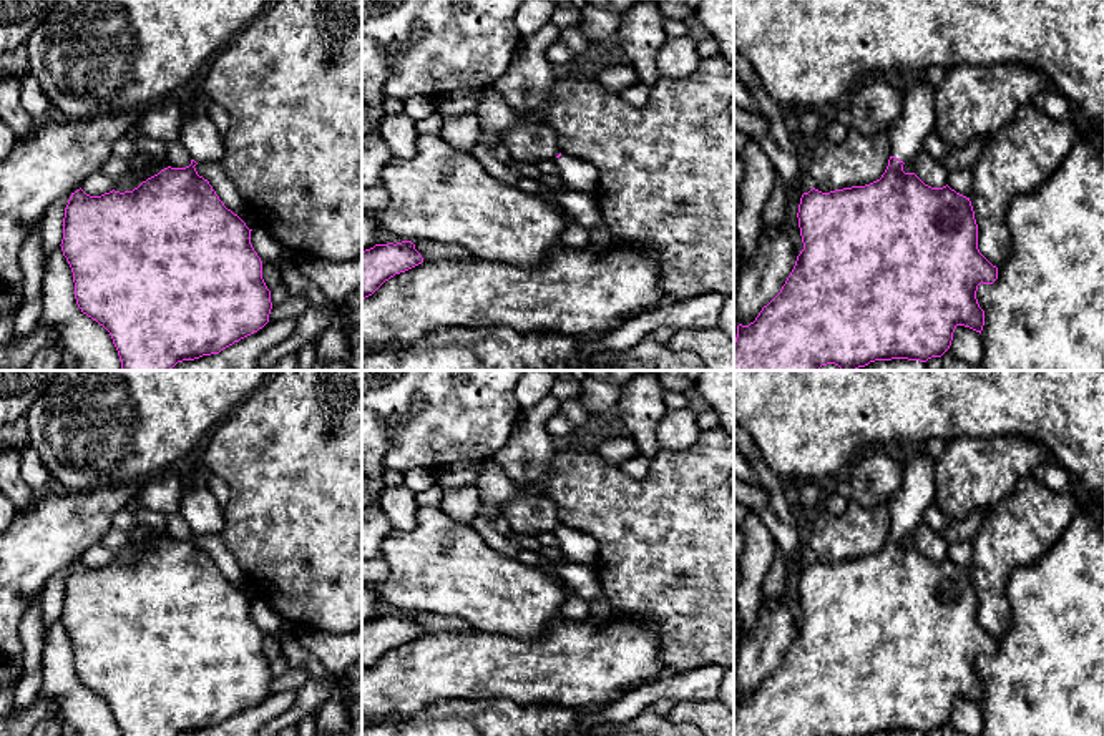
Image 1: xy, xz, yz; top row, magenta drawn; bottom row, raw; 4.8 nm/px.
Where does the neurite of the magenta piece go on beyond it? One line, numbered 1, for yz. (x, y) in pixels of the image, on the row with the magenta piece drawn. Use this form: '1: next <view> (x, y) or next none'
1: next yz (907, 138)

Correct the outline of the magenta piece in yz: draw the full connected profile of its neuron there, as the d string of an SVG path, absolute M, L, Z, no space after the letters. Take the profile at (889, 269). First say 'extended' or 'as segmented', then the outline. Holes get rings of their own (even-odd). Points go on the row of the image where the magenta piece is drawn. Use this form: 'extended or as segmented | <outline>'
extended | M925 80L915 81L911 90L903 95L903 111L896 125L888 131L890 159L880 179L865 184L822 193L812 188L804 193L799 204L799 228L804 249L797 256L795 266L782 286L780 292L762 307L759 316L749 326L737 326L734 341L734 370L818 370L822 366L835 364L842 370L857 370L875 361L908 359L926 362L931 357L941 357L951 346L953 332L958 326L970 327L981 334L984 326L984 311L976 299L978 286L993 284L998 279L998 267L993 266L978 249L978 224L970 198L956 193L948 184L931 188L915 173L905 173L903 164L913 163L925 151L925 138L933 131L936 88Z

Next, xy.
extended | M203 93L193 96L194 111L179 128L179 143L191 164L164 168L133 191L90 196L81 188L65 208L61 251L75 282L75 299L83 314L103 326L118 351L123 370L171 370L178 362L219 354L269 322L271 291L262 279L262 261L251 244L246 223L224 206L196 164L219 161L222 135L208 115Z

